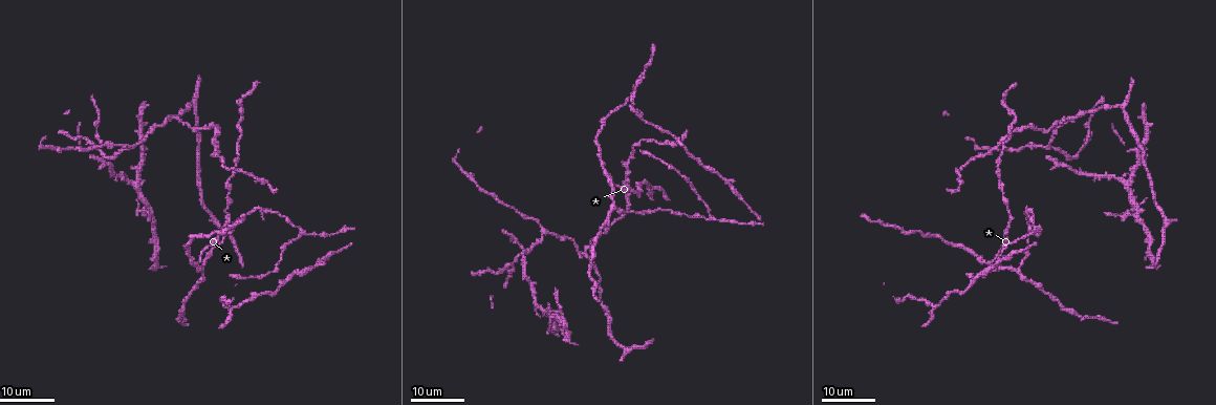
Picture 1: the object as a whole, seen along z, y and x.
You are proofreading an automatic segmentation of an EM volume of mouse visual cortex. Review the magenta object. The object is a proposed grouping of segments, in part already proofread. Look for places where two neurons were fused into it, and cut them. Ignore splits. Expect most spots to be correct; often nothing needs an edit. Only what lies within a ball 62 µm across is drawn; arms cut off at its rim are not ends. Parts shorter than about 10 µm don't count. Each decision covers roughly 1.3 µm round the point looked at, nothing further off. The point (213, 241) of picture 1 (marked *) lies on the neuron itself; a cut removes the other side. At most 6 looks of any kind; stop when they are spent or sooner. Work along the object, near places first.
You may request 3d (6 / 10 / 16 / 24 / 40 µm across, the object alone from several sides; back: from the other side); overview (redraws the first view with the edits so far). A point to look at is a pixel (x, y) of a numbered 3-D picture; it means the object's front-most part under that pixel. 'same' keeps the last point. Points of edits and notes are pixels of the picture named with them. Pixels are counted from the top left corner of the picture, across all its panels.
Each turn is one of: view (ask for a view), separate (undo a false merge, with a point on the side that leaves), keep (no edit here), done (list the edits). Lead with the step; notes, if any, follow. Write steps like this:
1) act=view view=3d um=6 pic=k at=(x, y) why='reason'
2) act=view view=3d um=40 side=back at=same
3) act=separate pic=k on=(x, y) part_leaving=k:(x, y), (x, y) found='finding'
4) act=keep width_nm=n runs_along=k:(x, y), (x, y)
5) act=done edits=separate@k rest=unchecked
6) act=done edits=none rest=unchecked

act=view view=3d um=24 pic=1 at=(169, 117) why='four-way junction'

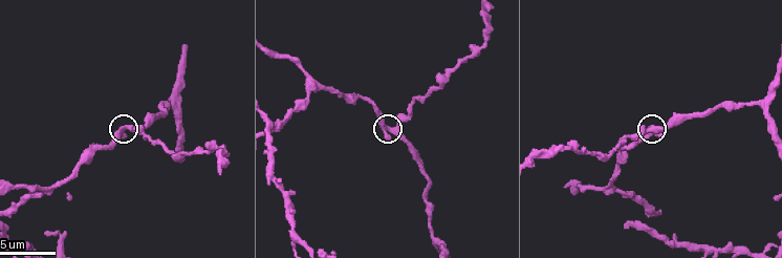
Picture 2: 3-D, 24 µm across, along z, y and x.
act=view view=3d um=6 pic=2 at=(391, 132)

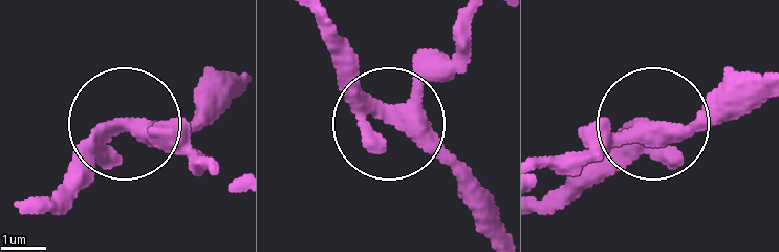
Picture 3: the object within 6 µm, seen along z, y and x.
act=view view=3d um=6 side=back pic=3 at=(128, 125)

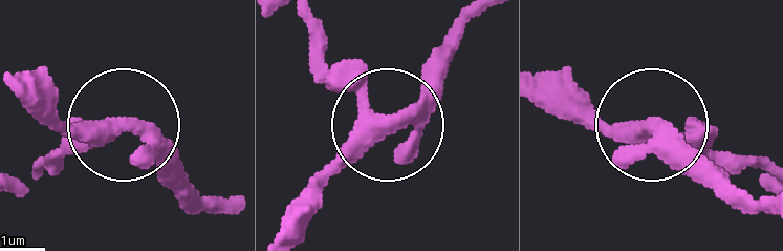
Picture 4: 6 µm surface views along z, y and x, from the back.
act=keep width_nm=340 found='continuous, no second neuron'

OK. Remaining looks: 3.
act=view view=3d um=10 pic=2 at=(649, 214) why='arms part here'

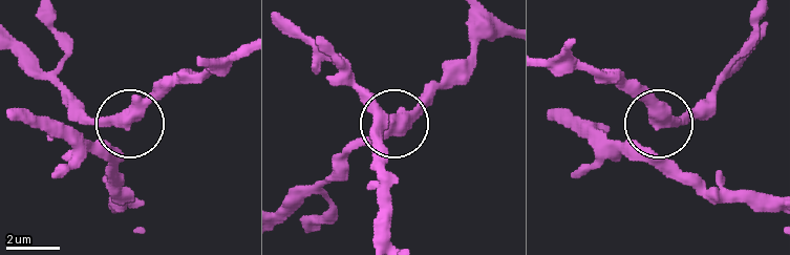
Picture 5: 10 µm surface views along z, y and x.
act=keep arms=3 runs_along=5:(239, 49), (178, 77), (131, 120), (72, 122) found='continuous, no second neuron'

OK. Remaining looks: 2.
act=view view=3d um=24 pic=1 at=(1033, 234) why='a fork'

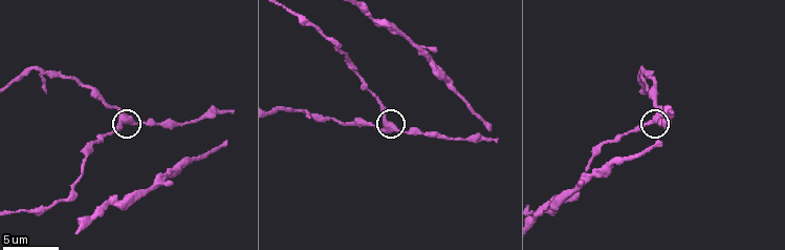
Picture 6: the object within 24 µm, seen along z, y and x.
act=view view=3d um=10 pic=6 at=(652, 122)

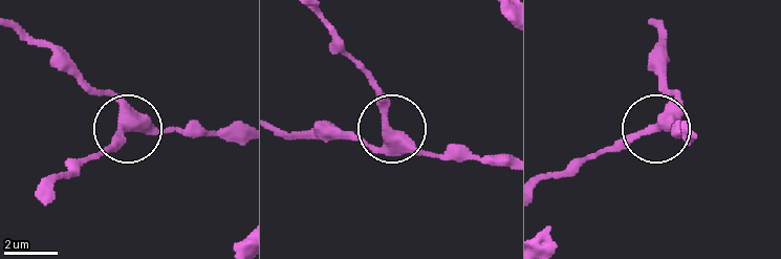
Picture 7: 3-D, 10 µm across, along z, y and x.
act=keep width_nm=380 runs_along=7:(13, 27), (53, 45), (114, 99), (123, 131), (109, 151) found='all the same neuron'

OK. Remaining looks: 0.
act=done edits=none rest=unchecked

